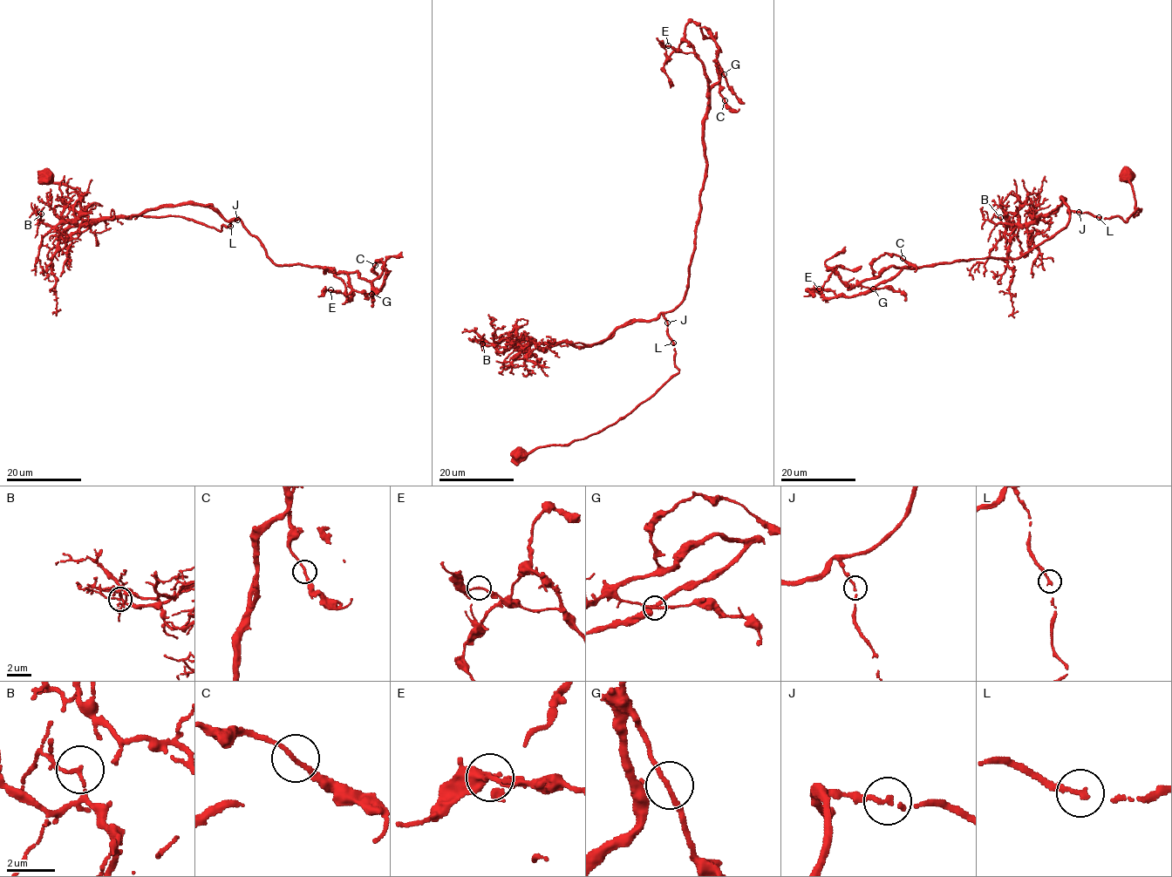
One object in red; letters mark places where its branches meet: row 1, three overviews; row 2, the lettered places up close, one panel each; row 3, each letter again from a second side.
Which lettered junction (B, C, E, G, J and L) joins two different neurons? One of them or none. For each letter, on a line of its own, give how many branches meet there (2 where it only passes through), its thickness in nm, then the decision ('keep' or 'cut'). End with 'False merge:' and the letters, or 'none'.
B: 2 branches meet; 140 nm thick; keep
C: 2 branches meet; 180 nm thick; keep
E: 2 branches meet; 160 nm thick; keep
G: 2 branches meet; 200 nm thick; keep
J: 2 branches meet; 170 nm thick; keep
L: 2 branches meet; 160 nm thick; keep
False merge: none

